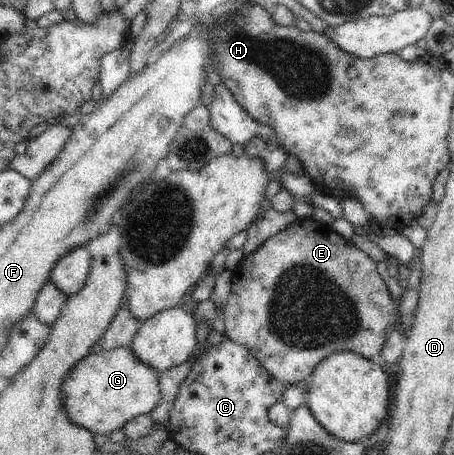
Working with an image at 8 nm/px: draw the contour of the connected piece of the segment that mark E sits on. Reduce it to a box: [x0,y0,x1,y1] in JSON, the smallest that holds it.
[224,218,399,385]

